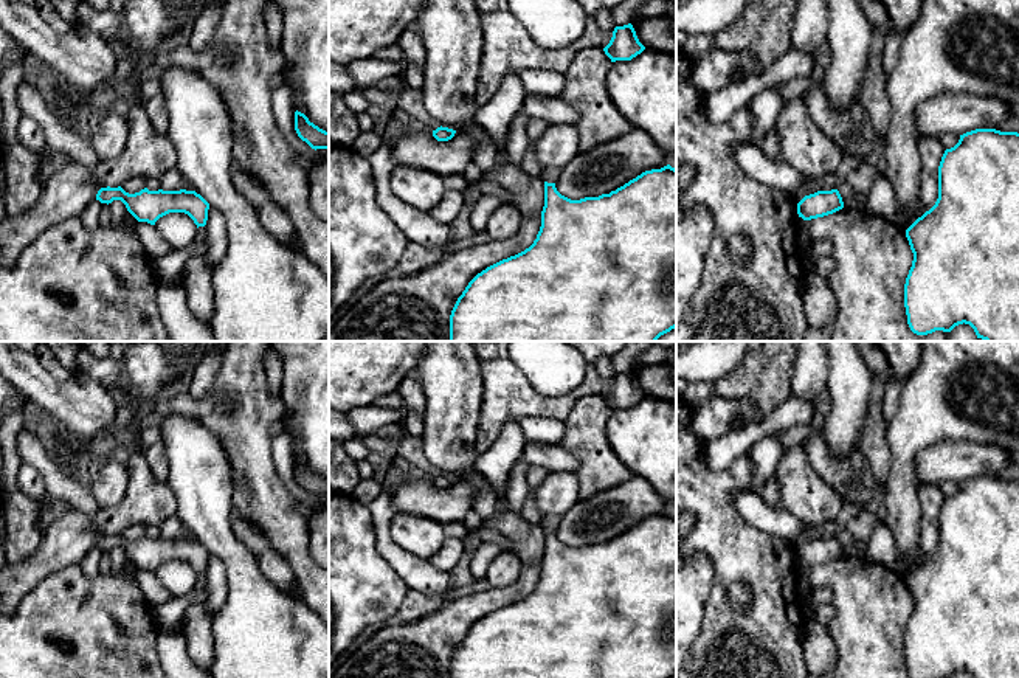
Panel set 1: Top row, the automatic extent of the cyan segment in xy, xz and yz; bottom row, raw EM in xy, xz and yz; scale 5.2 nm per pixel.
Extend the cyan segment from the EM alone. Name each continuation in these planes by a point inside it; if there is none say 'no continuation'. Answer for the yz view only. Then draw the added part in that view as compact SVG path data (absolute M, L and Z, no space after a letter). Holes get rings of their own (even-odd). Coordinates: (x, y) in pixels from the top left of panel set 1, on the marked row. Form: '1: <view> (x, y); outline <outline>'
no continuation

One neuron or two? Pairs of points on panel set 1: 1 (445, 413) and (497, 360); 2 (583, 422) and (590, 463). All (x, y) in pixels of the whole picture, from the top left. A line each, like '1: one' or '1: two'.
1: two
2: one

